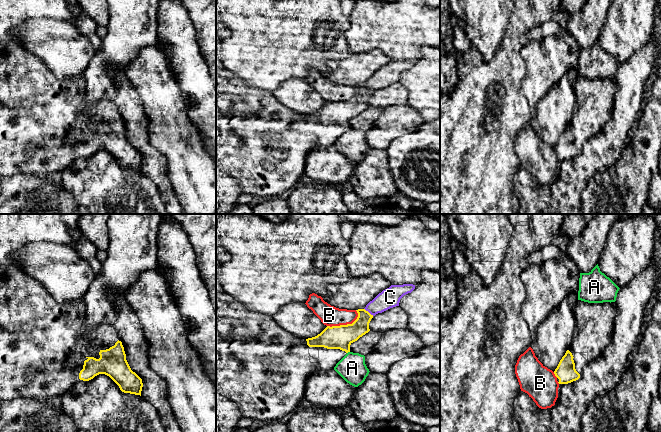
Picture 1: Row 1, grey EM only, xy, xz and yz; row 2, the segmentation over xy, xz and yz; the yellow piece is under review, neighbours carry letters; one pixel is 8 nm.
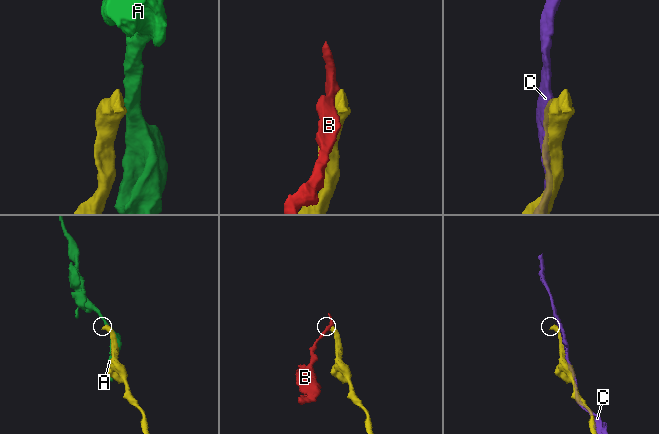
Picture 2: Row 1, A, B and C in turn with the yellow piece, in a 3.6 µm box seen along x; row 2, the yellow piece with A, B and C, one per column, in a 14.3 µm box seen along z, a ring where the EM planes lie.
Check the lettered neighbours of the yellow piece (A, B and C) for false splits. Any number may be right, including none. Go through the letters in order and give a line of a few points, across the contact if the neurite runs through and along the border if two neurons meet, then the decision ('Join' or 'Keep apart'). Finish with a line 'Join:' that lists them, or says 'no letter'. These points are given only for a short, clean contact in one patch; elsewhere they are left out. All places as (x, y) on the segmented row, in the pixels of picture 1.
A: Keep apart
B: Keep apart
C: Keep apart
Join: no letter

